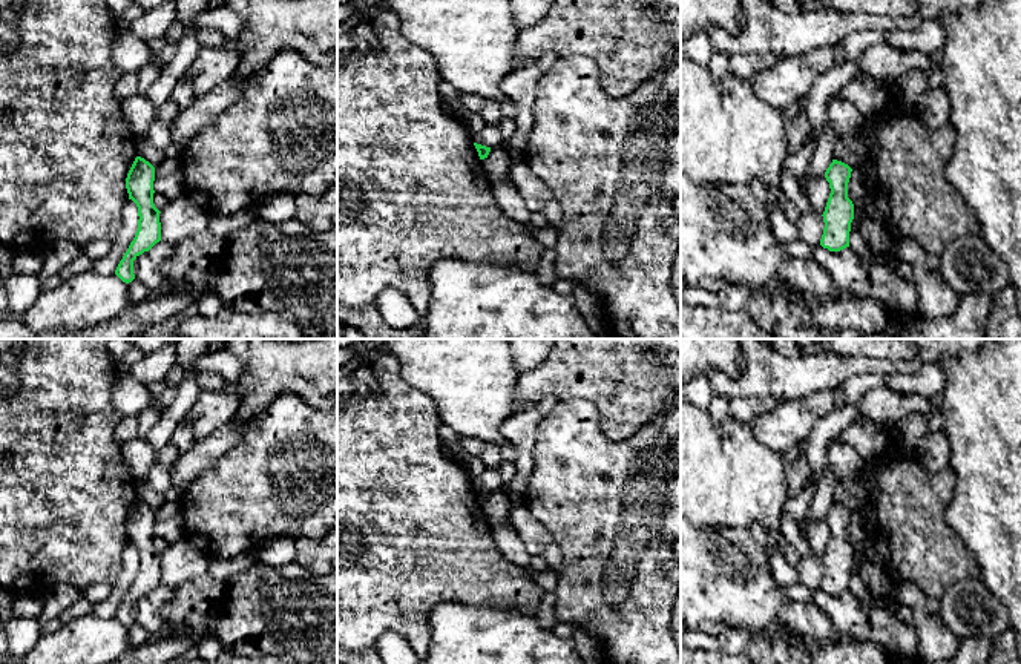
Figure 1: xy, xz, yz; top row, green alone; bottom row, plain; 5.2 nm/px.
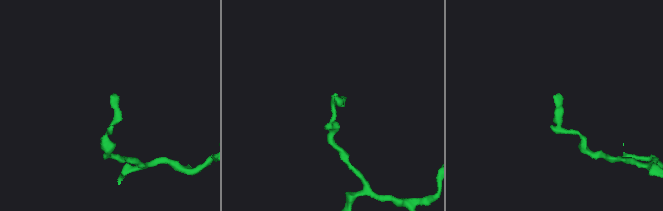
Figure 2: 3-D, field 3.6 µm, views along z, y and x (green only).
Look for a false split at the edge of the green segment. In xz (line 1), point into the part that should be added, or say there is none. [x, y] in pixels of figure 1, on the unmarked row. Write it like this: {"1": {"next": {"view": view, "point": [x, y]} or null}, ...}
{"1": {"next": null}}

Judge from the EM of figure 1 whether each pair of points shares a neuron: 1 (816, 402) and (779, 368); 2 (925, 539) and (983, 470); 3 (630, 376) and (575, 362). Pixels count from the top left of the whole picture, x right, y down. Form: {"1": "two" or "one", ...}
{"1": "two", "2": "two", "3": "one"}

